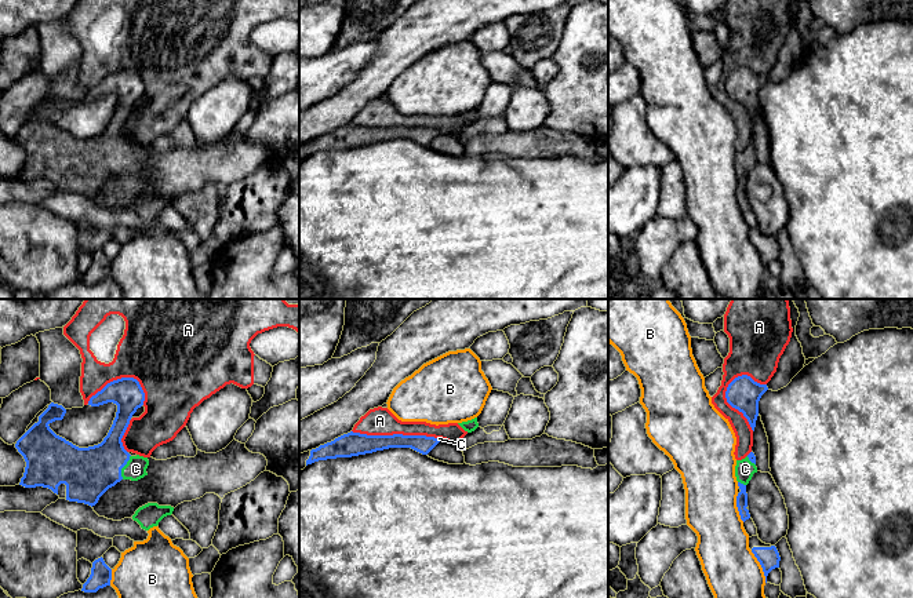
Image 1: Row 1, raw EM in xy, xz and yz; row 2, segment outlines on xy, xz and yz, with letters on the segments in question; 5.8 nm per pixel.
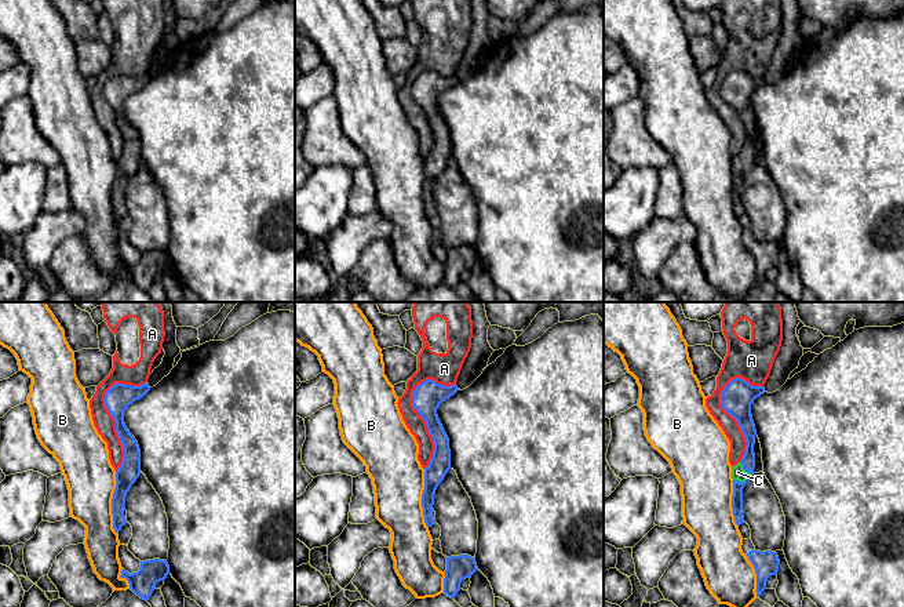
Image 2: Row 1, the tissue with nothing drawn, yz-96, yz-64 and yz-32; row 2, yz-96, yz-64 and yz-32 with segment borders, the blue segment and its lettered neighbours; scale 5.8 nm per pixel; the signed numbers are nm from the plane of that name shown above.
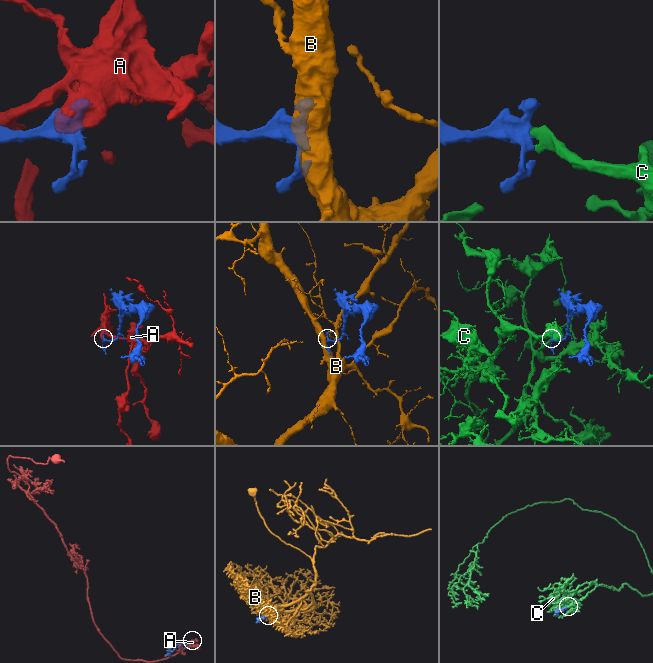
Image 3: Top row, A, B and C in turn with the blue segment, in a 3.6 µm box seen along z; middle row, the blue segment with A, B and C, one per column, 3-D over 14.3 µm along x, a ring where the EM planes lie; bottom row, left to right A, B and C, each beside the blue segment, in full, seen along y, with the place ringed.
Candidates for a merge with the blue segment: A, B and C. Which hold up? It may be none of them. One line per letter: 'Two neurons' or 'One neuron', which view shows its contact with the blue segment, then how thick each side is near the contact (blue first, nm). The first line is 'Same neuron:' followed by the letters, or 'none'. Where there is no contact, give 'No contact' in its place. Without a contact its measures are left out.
Same neuron: C
A: Two neurons. Touches blue in yz. Thickness 190 nm (blue) against 160 nm
B: Two neurons. Touches blue in yz. Thickness 130 nm (blue) against 320 nm
C: One neuron. Touches blue in xy. Thickness 300 nm (blue) against 130 nm

